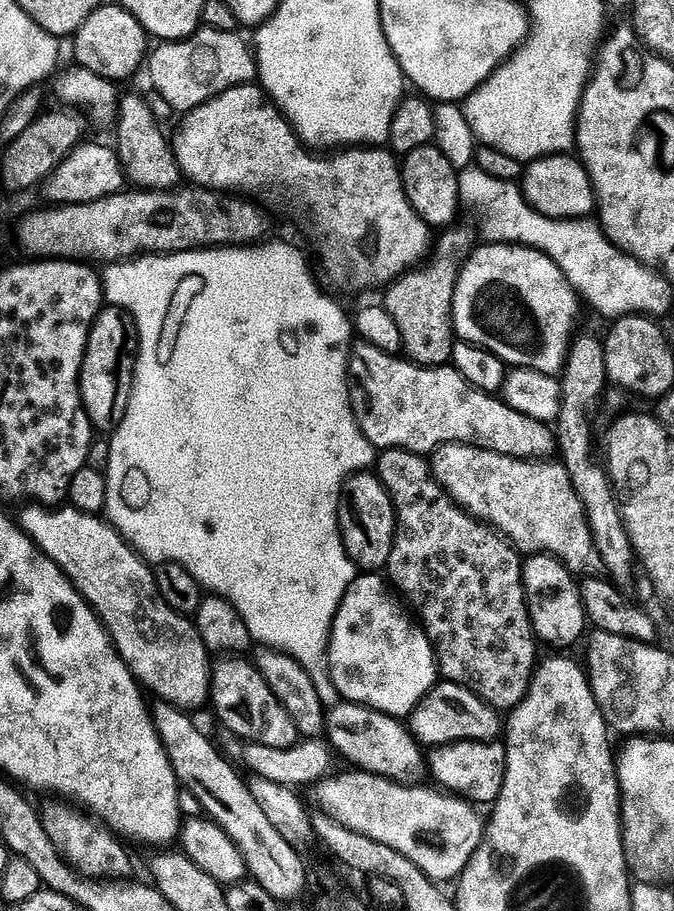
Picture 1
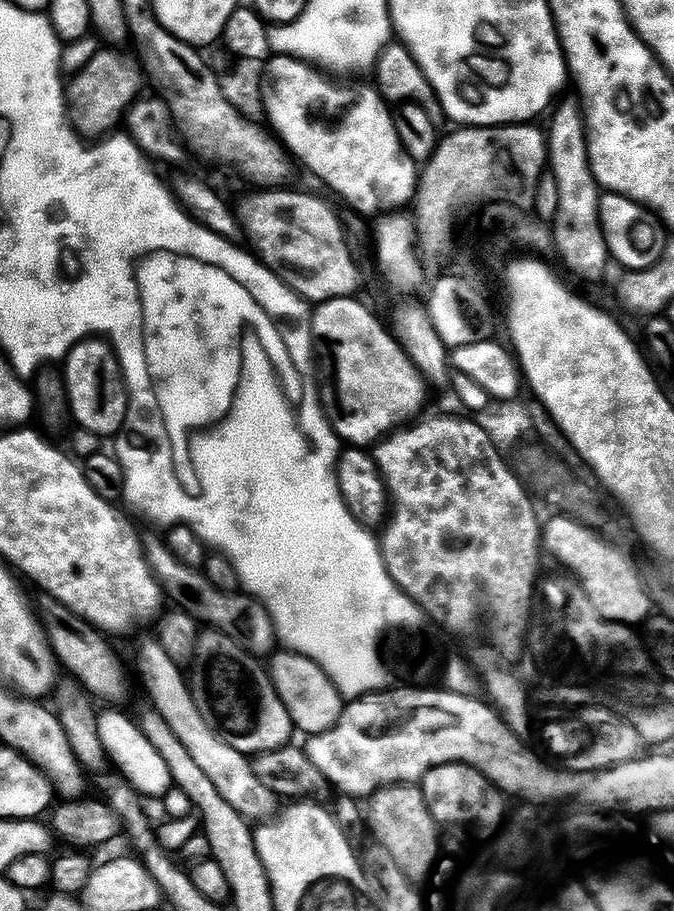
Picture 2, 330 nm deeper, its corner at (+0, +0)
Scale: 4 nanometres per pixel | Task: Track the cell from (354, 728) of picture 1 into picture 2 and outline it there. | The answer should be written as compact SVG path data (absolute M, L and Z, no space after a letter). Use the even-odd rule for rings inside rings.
M280 650L271 657L270 675L272 685L276 687L282 706L290 714L293 725L300 728L308 736L316 736L320 732L330 730L342 719L340 712L346 707L340 692L330 682L330 678L310 658L300 656L297 652Z

